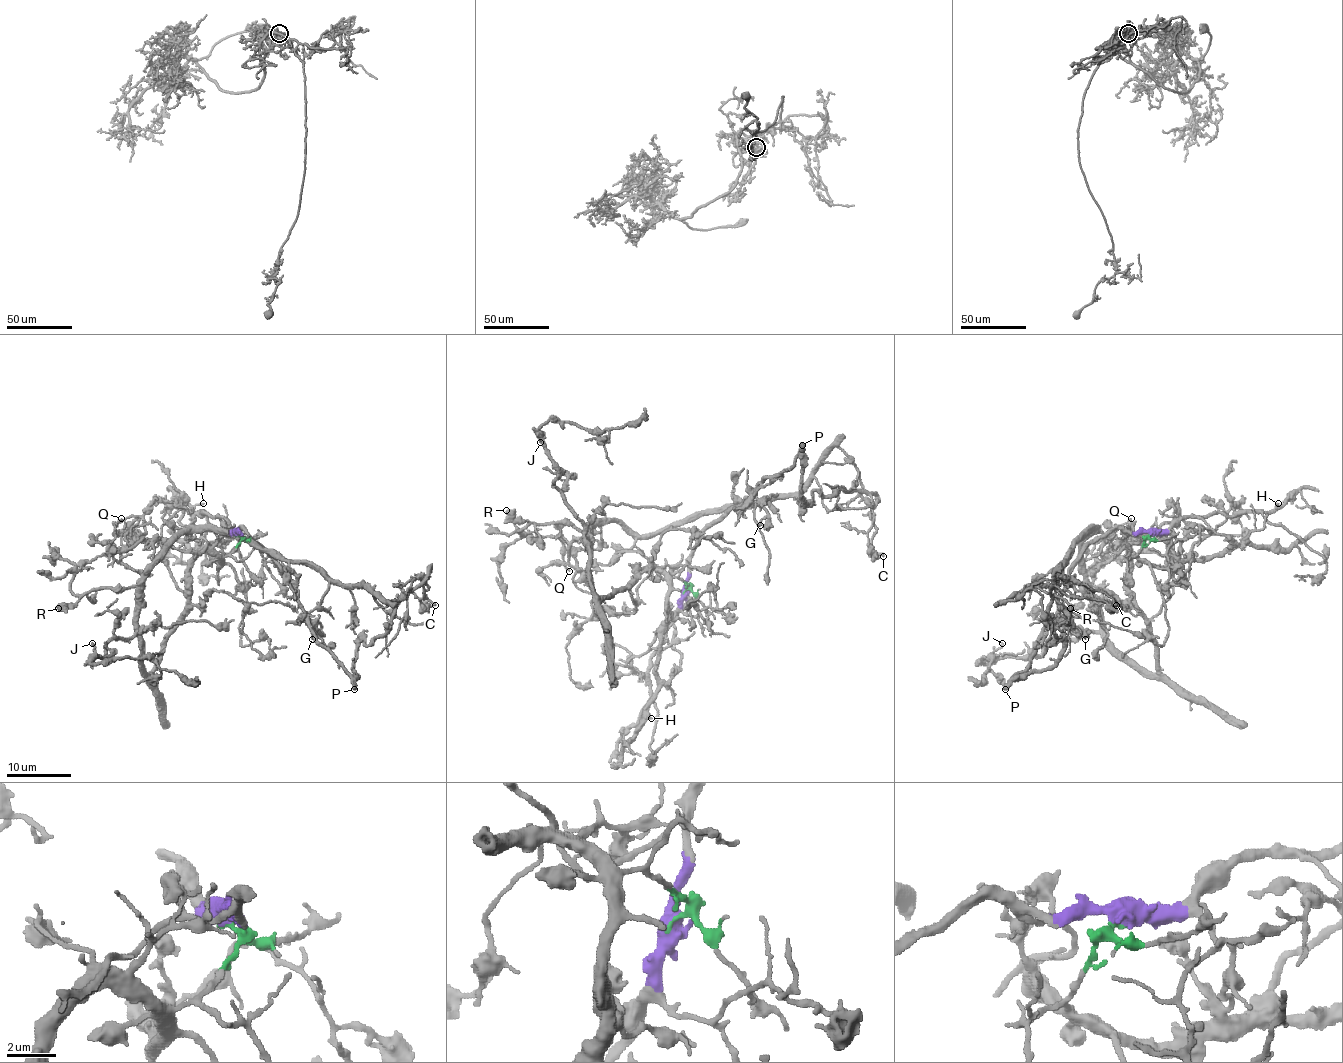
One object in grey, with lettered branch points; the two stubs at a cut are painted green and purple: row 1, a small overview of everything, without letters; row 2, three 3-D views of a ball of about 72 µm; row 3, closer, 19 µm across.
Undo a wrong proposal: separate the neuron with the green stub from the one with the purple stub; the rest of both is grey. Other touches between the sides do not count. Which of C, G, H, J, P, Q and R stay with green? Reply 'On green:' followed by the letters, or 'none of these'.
On green: C, J, Q, R

